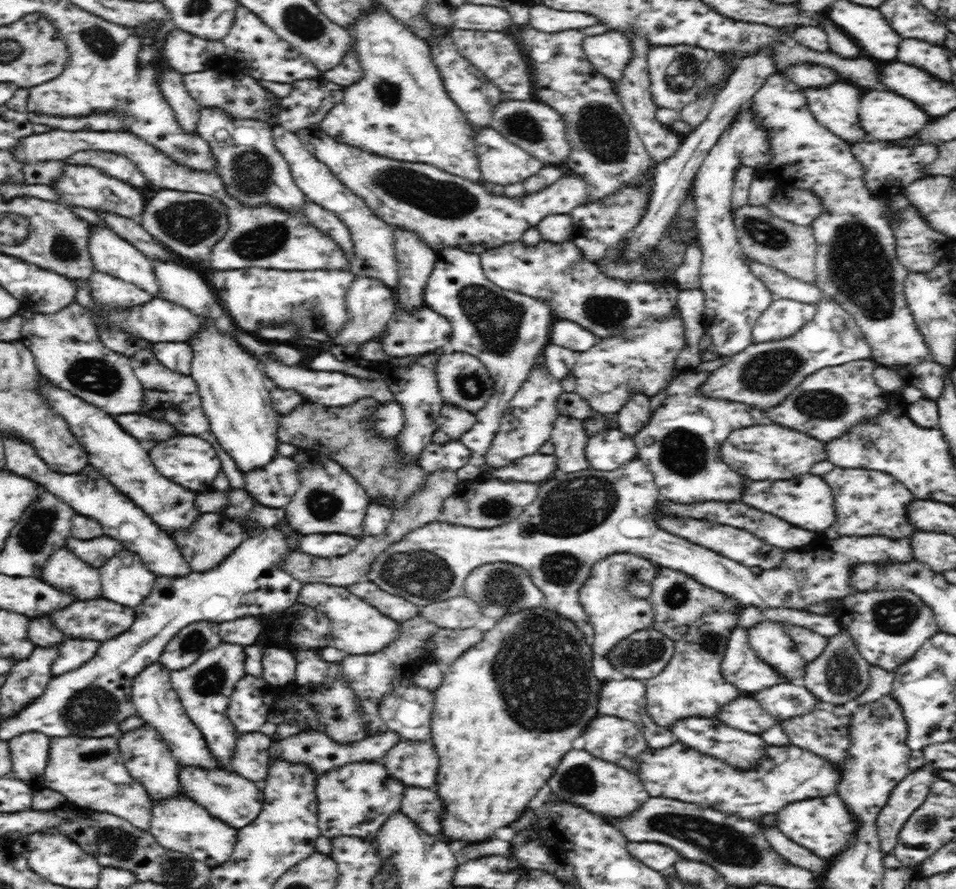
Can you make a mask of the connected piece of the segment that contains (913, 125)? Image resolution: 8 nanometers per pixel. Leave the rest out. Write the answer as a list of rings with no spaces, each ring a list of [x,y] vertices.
[[[874,90],[874,92],[866,92],[860,100],[860,124],[876,140],[896,142],[896,140],[912,138],[924,128],[926,122],[928,122],[928,116],[920,106],[916,106],[912,100],[906,100],[904,96],[898,96],[894,92]]]

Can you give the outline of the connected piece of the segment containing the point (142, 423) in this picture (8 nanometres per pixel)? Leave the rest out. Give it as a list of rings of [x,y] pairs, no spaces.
[[[140,413],[120,414],[113,416],[113,418],[122,429],[141,442],[150,442],[151,440],[156,442],[168,441],[176,435],[180,435],[168,423],[143,416]]]

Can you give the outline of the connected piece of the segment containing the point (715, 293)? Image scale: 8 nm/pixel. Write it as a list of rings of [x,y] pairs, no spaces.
[[[745,106],[719,136],[717,143],[697,170],[693,182],[696,205],[694,225],[698,229],[697,242],[703,254],[700,272],[700,289],[705,298],[703,324],[711,335],[715,350],[722,357],[735,356],[753,343],[752,329],[775,298],[772,291],[752,273],[744,259],[746,256],[738,242],[731,208],[736,169],[746,166],[757,170],[771,161],[768,135],[756,124],[750,106]]]

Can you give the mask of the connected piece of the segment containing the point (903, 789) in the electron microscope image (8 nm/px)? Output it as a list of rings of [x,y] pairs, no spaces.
[[[925,764],[900,780],[892,789],[887,803],[876,817],[882,854],[893,854],[892,850],[899,847],[898,836],[902,825],[926,800],[932,783],[938,779],[938,770]]]

